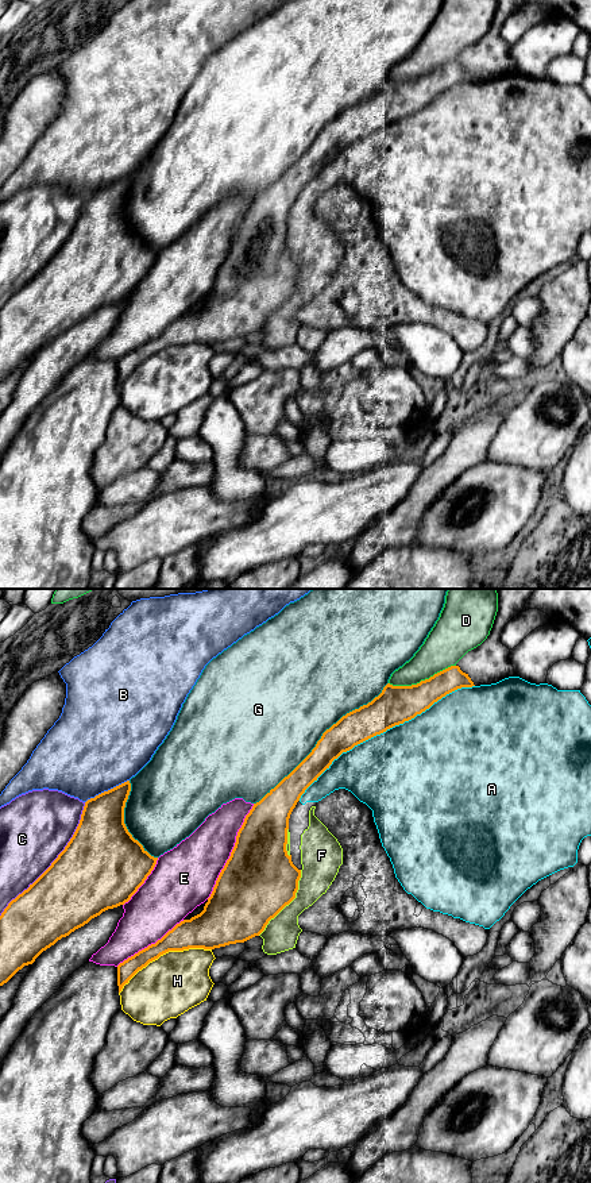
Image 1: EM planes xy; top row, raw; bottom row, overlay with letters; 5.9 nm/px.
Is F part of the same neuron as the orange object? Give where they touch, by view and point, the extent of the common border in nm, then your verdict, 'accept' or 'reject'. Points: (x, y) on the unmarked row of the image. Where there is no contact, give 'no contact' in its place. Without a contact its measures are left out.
meets orange in xy at (288, 299); contact 460 nm long; reject

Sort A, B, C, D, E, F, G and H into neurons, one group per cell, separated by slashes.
A F / B / C / D / E / G / H

